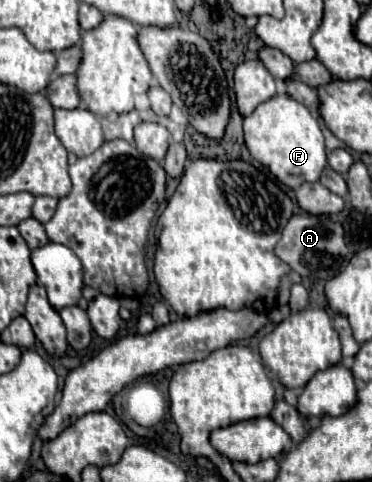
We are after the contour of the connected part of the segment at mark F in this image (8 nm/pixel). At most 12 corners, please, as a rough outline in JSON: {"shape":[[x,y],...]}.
{"shape":[[290,95],[244,119],[250,155],[284,185],[318,181],[324,135]]}

